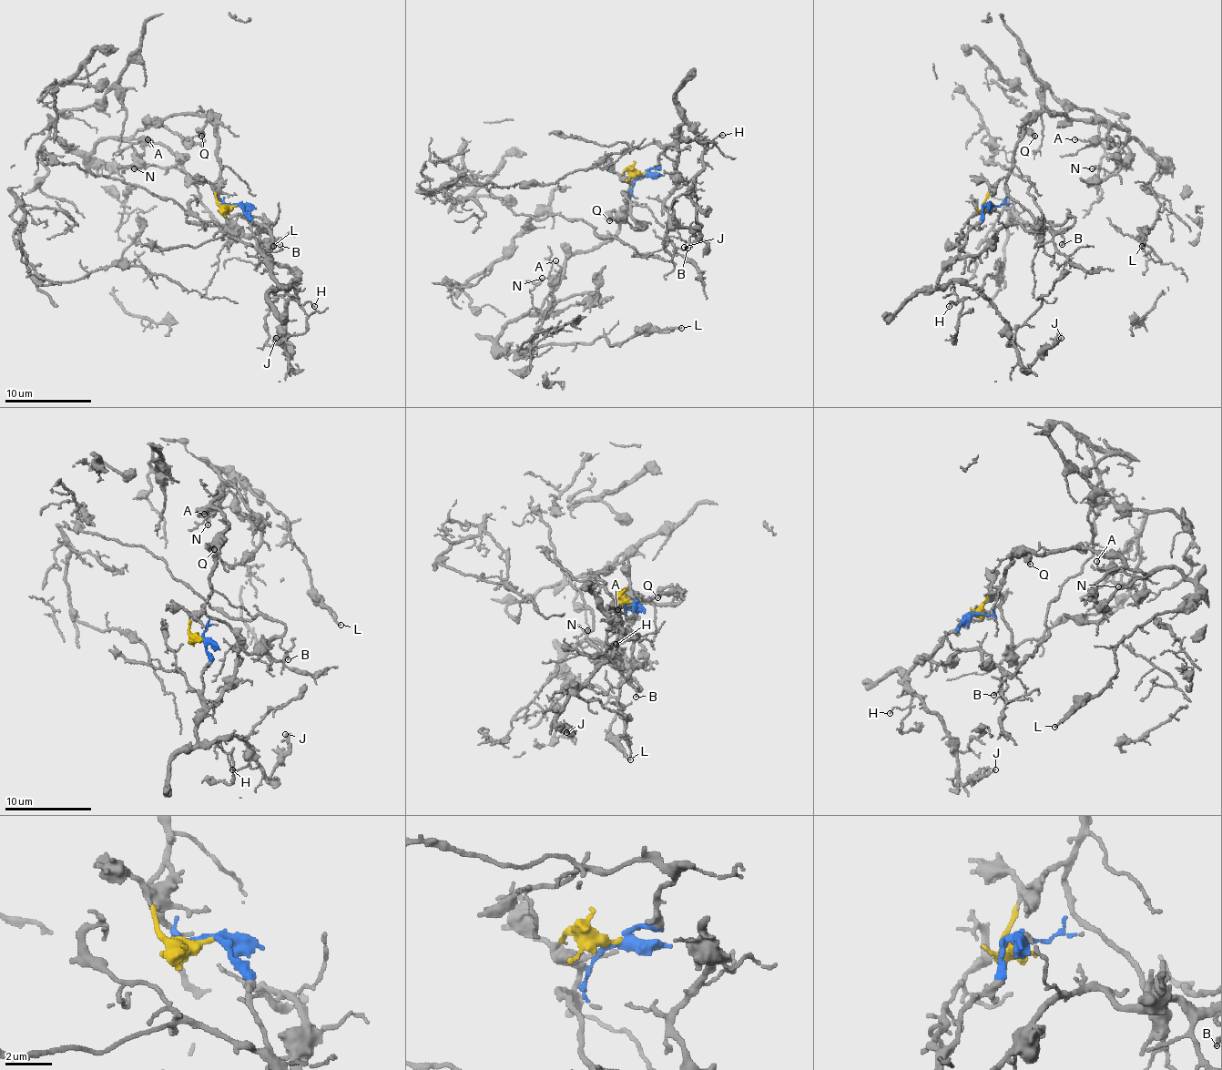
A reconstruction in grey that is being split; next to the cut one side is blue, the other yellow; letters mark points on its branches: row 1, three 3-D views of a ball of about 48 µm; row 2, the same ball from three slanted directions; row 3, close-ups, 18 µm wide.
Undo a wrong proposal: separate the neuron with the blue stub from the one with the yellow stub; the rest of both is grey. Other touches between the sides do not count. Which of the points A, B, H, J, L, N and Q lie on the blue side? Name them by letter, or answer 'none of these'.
B, H, J

